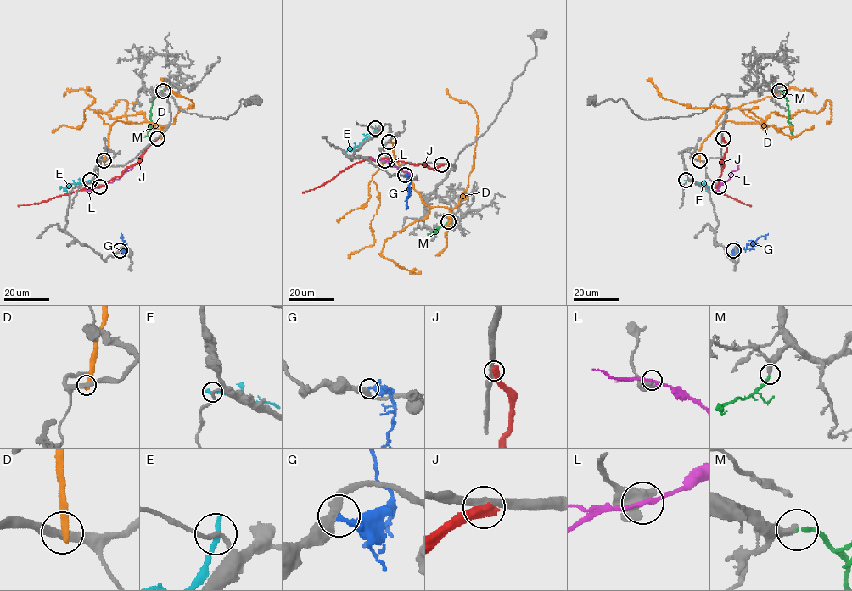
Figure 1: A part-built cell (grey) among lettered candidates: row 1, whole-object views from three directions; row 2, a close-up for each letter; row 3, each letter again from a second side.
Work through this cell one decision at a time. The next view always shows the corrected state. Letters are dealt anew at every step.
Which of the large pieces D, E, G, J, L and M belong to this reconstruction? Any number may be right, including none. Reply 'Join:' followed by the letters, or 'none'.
Join: M

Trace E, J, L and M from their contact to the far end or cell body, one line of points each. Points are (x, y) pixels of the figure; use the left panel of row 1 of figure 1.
E: (90, 181), (59, 188)
J: (157, 138), (137, 163), (130, 165), (120, 176), (101, 186), (41, 203), (18, 205)
L: (99, 186), (119, 179), (133, 165)
M: (164, 91), (153, 98), (150, 129), (142, 136)

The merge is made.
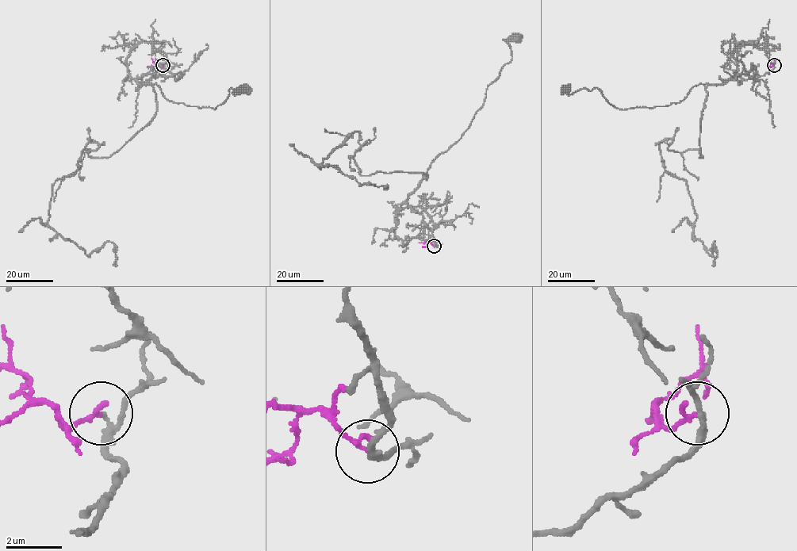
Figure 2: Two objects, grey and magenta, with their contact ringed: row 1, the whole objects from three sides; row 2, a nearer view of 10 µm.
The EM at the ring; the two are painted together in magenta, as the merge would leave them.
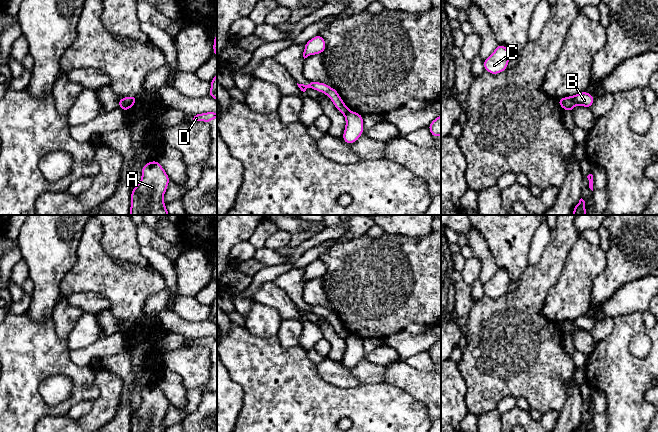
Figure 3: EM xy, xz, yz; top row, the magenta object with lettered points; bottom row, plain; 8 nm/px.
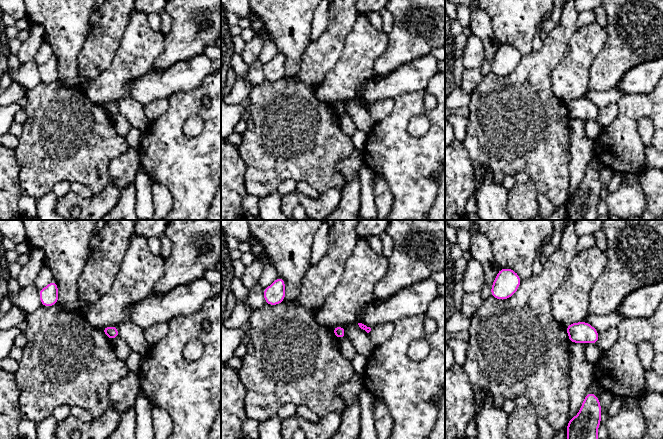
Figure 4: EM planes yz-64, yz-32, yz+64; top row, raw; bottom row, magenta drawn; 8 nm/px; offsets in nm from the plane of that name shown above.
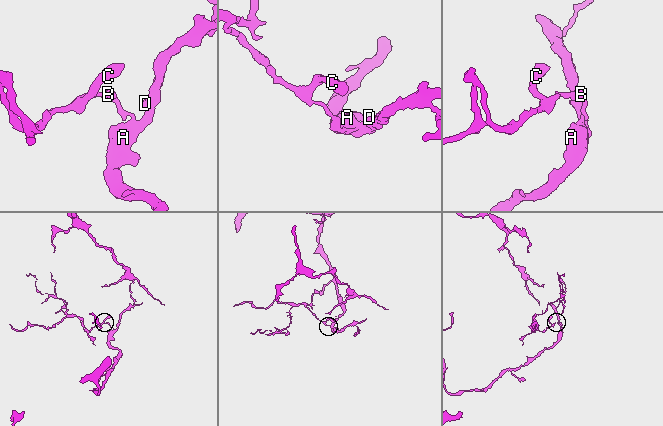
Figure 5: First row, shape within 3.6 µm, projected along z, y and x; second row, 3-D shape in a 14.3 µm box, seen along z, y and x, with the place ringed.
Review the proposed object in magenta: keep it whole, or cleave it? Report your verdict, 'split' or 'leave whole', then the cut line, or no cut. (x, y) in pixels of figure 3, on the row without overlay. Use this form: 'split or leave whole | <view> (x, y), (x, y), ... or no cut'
split | xz (349, 334), (345, 339)

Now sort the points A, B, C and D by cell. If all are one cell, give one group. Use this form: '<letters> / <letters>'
A B D / C

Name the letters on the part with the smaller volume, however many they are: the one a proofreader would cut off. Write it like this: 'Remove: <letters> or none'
Remove: C

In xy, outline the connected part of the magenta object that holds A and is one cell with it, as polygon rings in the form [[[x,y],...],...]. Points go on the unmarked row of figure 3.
[[[157,384],[146,387],[142,403],[131,416],[130,432],[166,432],[163,420],[170,402]]]

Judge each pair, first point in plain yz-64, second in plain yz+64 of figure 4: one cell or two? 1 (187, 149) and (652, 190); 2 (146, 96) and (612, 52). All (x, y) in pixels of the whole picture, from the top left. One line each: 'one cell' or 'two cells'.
1: two cells
2: two cells

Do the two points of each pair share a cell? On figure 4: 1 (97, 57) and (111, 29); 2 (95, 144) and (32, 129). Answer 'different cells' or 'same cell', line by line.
1: same cell
2: same cell

